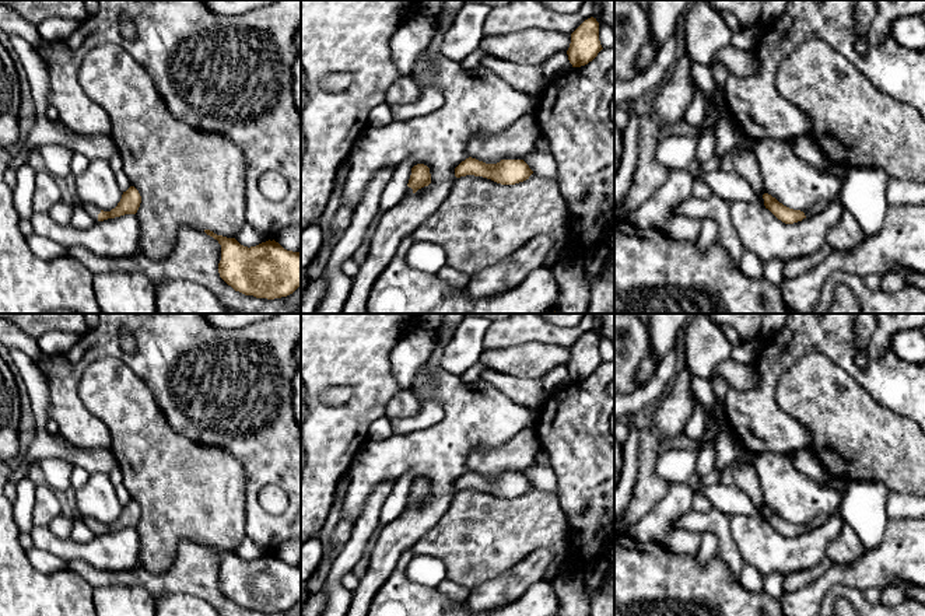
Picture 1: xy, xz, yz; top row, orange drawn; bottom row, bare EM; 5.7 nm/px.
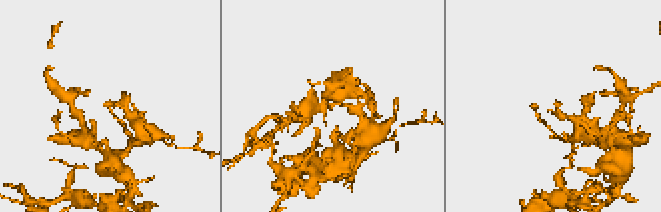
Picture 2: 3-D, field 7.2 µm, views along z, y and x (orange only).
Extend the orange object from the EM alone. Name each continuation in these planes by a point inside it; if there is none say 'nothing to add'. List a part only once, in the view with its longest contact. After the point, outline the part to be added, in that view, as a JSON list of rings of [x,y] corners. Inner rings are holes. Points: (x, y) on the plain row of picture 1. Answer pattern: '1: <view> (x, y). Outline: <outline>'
1: xy (93, 524). Outline: [[[81,515],[81,519],[85,522],[85,525],[95,533],[98,535],[98,528],[101,526],[101,522],[94,518],[85,518]]]

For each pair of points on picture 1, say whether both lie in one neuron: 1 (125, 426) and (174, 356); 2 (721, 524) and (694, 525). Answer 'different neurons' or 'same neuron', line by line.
1: different neurons
2: same neuron

